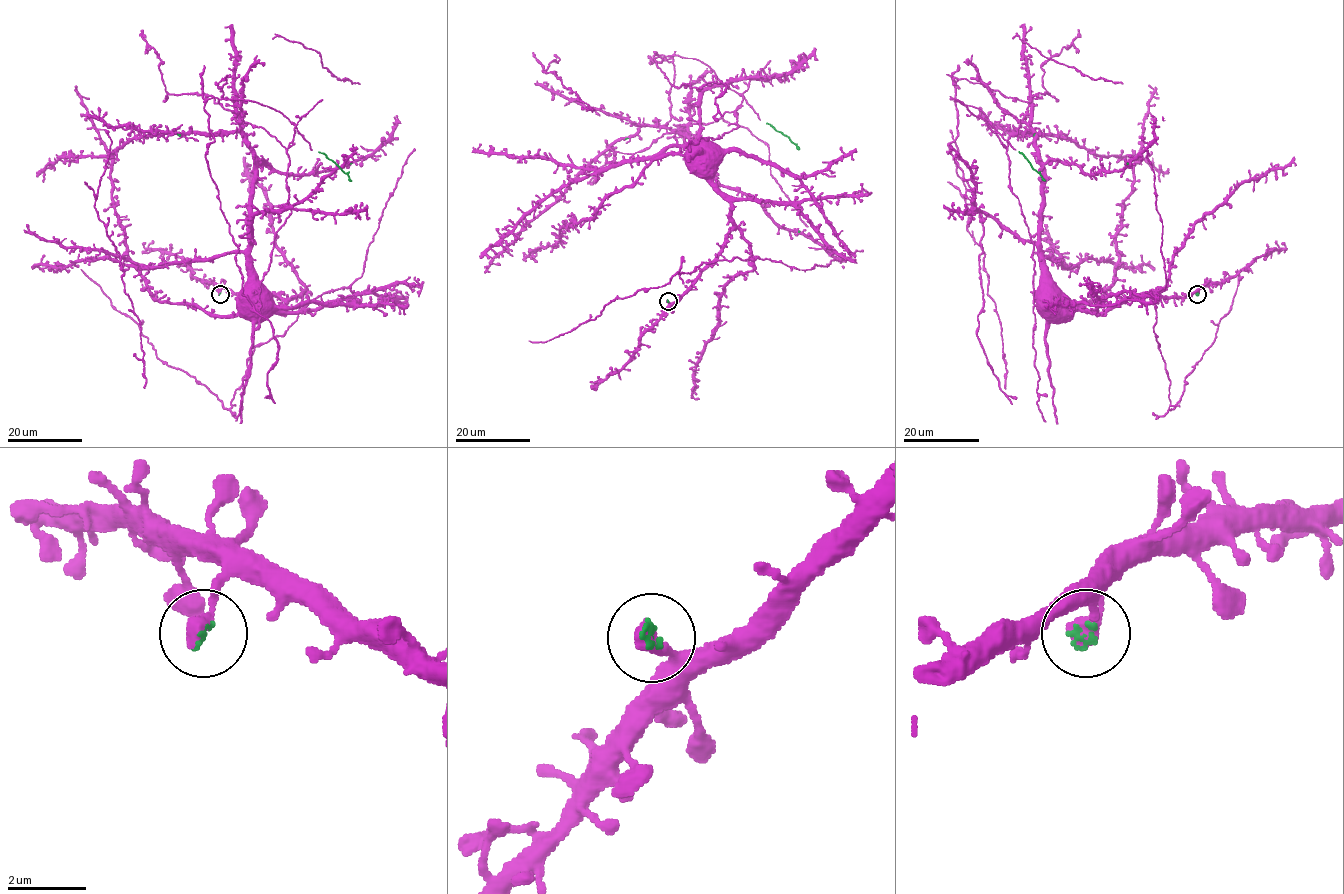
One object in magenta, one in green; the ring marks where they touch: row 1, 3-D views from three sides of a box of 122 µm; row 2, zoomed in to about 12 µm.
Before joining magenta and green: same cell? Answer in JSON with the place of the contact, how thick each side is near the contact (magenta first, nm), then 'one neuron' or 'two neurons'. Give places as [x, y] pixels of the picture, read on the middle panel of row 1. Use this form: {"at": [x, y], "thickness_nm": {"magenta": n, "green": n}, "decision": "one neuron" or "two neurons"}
{"at": [668, 301], "thickness_nm": {"magenta": 480, "green": 120}, "decision": "one neuron"}

